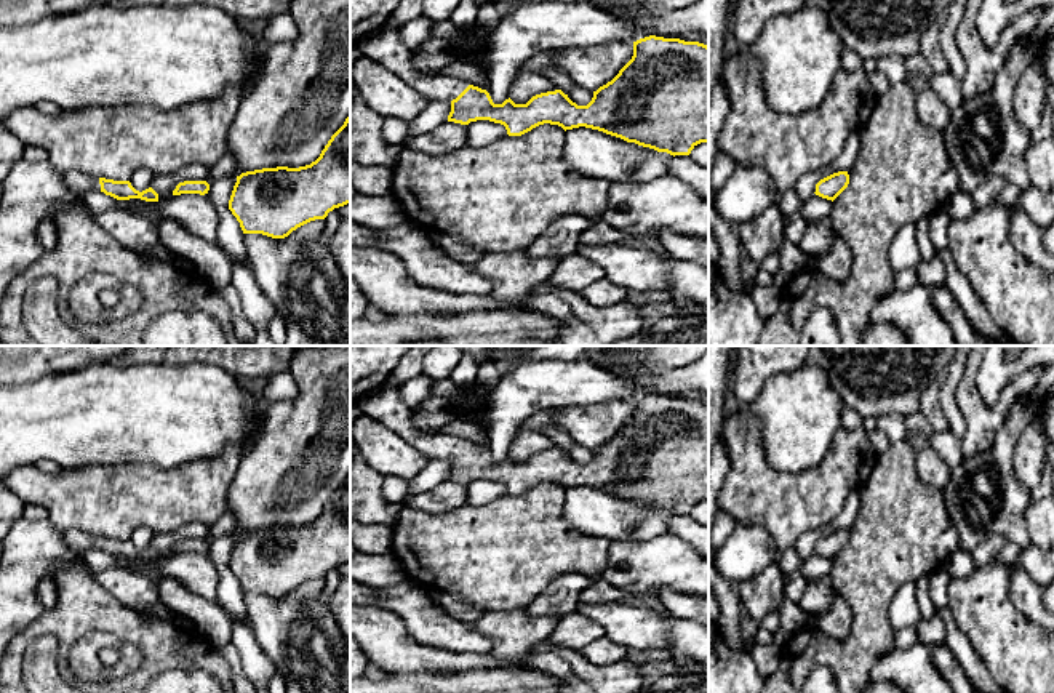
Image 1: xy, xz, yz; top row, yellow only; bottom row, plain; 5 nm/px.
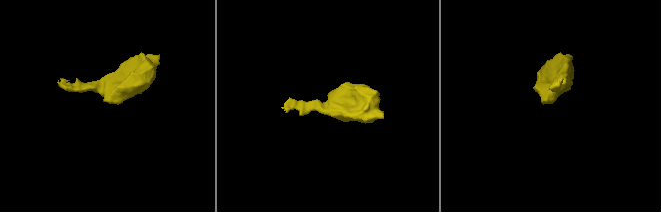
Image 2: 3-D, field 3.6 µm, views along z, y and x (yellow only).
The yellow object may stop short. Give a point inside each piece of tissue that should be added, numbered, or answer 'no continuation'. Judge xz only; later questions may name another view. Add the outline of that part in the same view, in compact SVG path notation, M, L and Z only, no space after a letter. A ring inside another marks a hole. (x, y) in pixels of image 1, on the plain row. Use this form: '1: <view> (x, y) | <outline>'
1: xz (384, 404) | M384 383L377 389L360 397L355 405L361 415L368 415L398 434L405 442L432 459L453 459L470 442L453 434L422 435L411 418L411 408L405 403L400 386Z

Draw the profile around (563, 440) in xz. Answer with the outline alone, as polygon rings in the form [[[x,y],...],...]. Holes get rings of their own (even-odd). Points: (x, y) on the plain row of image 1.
[[[545,427],[541,432],[545,434],[565,453],[569,453],[569,450],[576,445],[574,439],[558,427]]]

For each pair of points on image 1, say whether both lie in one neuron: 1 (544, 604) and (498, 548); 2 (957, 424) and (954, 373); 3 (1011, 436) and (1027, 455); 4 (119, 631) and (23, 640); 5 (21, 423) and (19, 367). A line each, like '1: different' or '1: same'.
1: different
2: same
3: different
4: same
5: different

